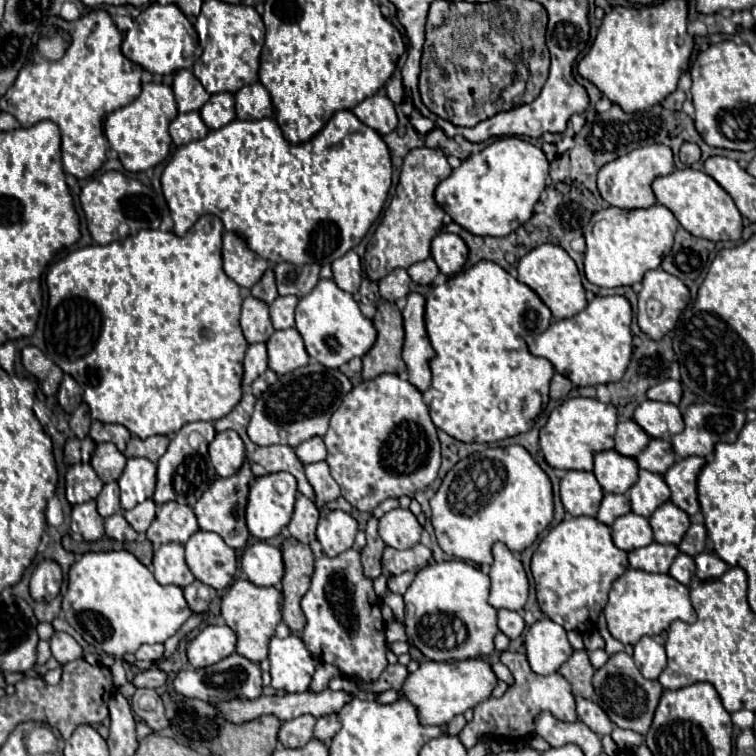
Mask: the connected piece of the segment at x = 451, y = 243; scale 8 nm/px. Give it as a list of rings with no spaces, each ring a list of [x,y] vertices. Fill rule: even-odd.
[[[439,233],[431,245],[431,257],[443,275],[455,275],[467,261],[467,245],[459,235]]]

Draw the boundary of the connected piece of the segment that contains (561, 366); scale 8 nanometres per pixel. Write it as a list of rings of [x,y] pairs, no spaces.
[[[611,295],[611,297],[595,297],[581,313],[577,313],[571,319],[559,319],[555,323],[549,325],[549,329],[541,335],[529,335],[527,337],[527,347],[533,355],[537,357],[545,357],[553,363],[555,371],[565,375],[567,379],[571,379],[577,387],[585,387],[585,385],[597,385],[597,383],[613,383],[619,381],[625,371],[627,365],[631,361],[631,353],[633,353],[633,345],[631,345],[631,305],[625,297],[621,295]]]

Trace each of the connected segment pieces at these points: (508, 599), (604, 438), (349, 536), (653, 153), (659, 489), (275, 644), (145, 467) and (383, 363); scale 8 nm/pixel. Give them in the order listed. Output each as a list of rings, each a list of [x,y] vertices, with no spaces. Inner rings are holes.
[[[495,543],[493,565],[489,571],[491,595],[489,603],[495,609],[511,609],[523,613],[523,605],[529,597],[529,581],[523,563],[509,551],[505,543]]]
[[[575,397],[559,405],[547,425],[541,429],[541,449],[545,453],[545,461],[557,469],[583,469],[593,471],[593,457],[599,451],[613,449],[615,441],[615,427],[617,427],[617,407],[601,403],[599,399]]]
[[[327,511],[317,527],[317,539],[323,547],[323,553],[335,557],[353,547],[357,535],[357,521],[345,511]]]
[[[655,143],[655,145],[647,145],[647,147],[639,147],[607,165],[603,165],[599,169],[597,175],[597,189],[601,193],[601,197],[619,209],[641,209],[641,207],[651,207],[655,205],[655,193],[651,189],[651,183],[655,177],[659,175],[669,175],[675,169],[673,165],[673,153],[667,145]]]
[[[639,471],[639,481],[629,489],[629,499],[631,499],[631,509],[633,513],[641,517],[651,517],[653,511],[667,503],[671,497],[671,491],[661,475],[655,475],[651,471]]]
[[[289,635],[285,639],[273,637],[269,643],[269,663],[271,663],[271,685],[275,689],[283,689],[287,693],[303,693],[309,687],[311,675],[315,671],[315,663],[303,641],[295,635]]]
[[[133,457],[127,461],[123,475],[119,477],[121,507],[131,509],[155,493],[155,471],[157,465],[145,457]]]
[[[383,301],[373,317],[377,341],[363,357],[363,379],[375,379],[381,373],[405,373],[401,359],[403,349],[403,317],[395,303]]]

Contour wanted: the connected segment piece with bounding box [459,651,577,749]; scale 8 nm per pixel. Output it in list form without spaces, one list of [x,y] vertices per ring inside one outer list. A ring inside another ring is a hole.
[[[503,651],[501,663],[505,663],[511,669],[511,673],[515,677],[515,685],[511,685],[501,699],[489,697],[487,701],[479,703],[473,709],[475,711],[473,721],[467,723],[465,729],[459,733],[459,739],[467,749],[471,749],[479,741],[479,737],[487,737],[487,735],[491,735],[495,739],[505,739],[505,741],[529,739],[533,735],[533,719],[541,711],[553,713],[559,721],[575,721],[577,719],[575,695],[573,695],[567,679],[563,679],[563,675],[559,675],[559,673],[535,675],[527,663],[527,657],[523,653],[513,653],[513,651]]]

